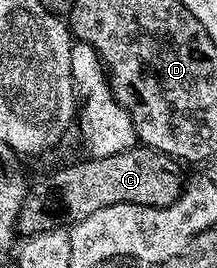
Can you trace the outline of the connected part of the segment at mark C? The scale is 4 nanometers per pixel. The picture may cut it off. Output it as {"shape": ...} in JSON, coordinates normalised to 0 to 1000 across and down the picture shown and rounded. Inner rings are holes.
{"shape":[[[618,549],[507,586],[429,586],[304,631],[263,631],[194,705],[157,701],[97,761],[74,866],[101,888],[157,884],[267,847],[332,847],[359,825],[516,765],[654,765],[747,780],[834,735],[839,604],[751,563]]]}

